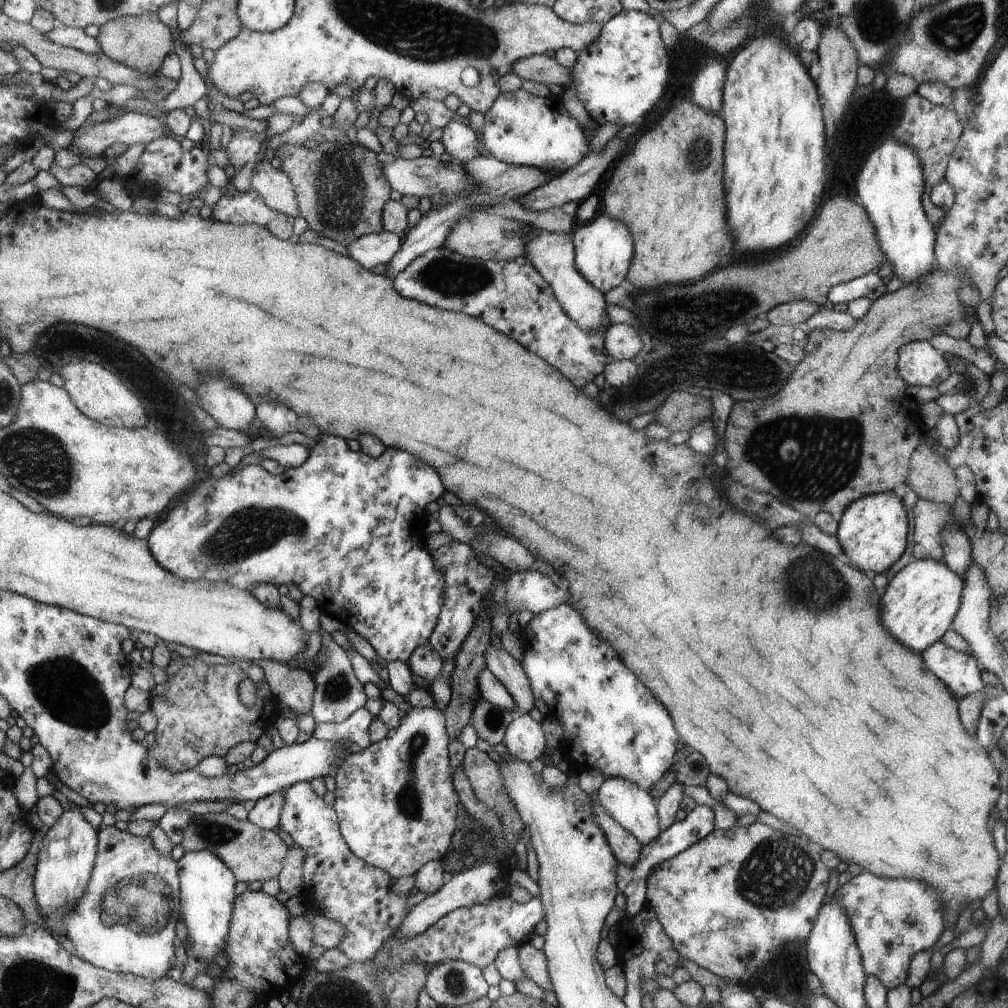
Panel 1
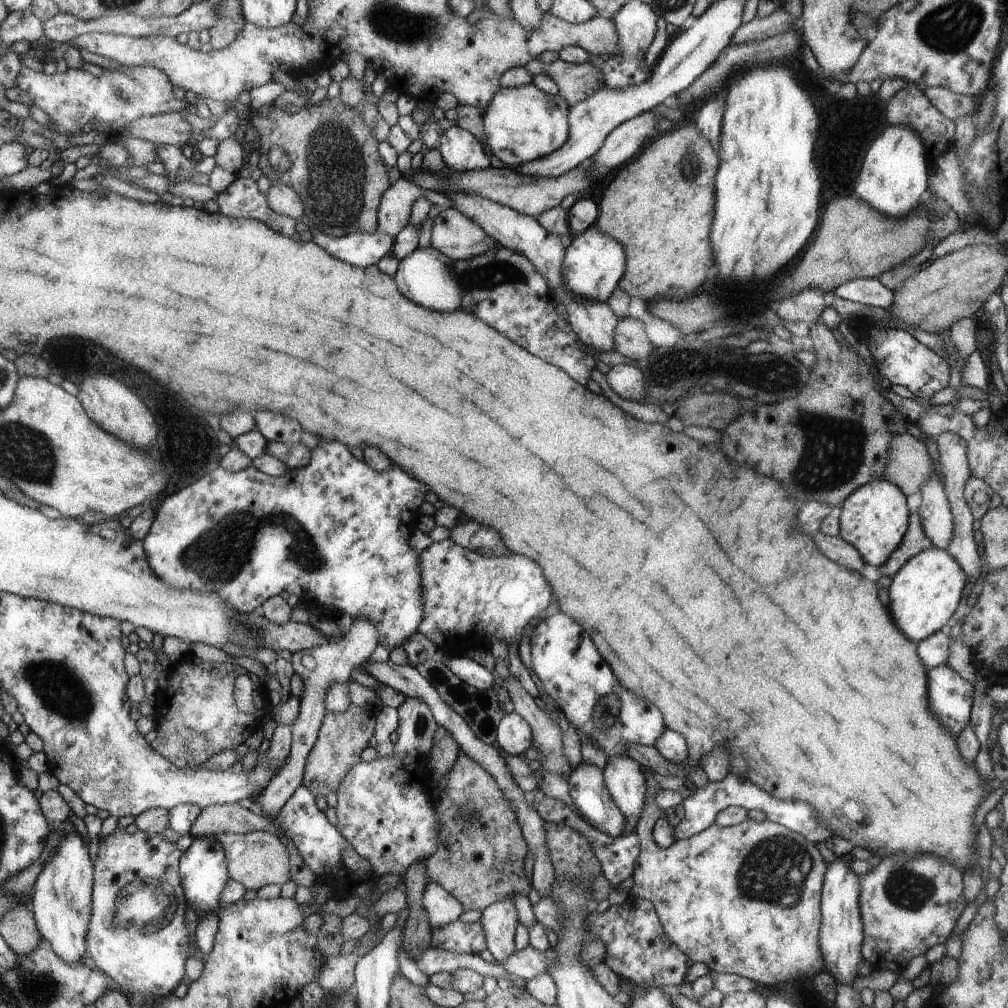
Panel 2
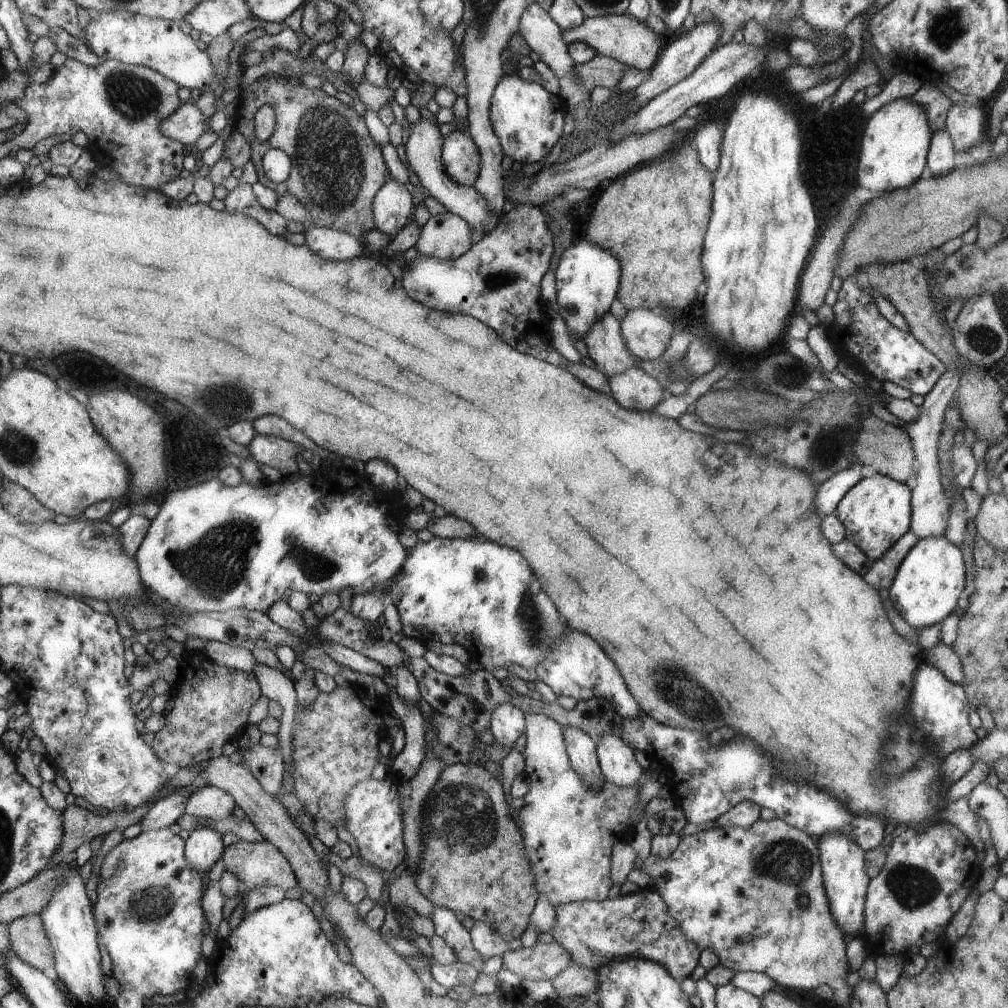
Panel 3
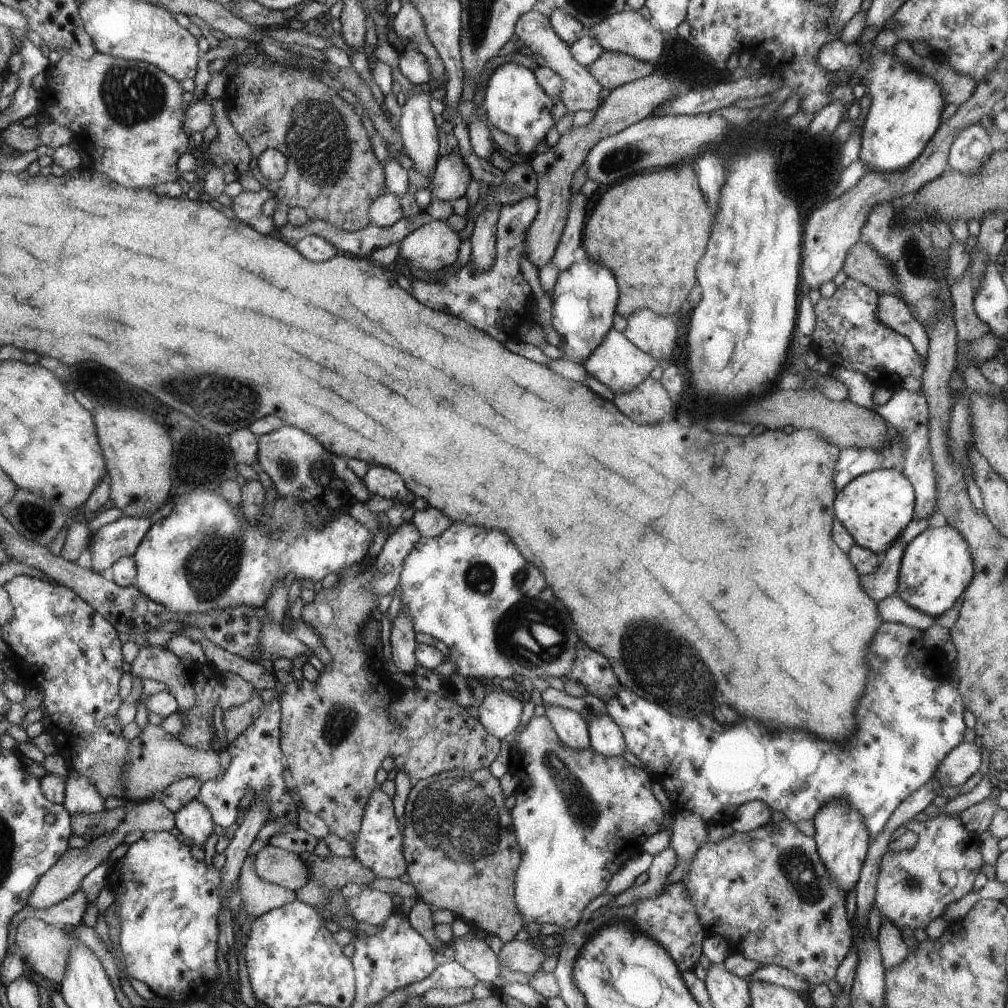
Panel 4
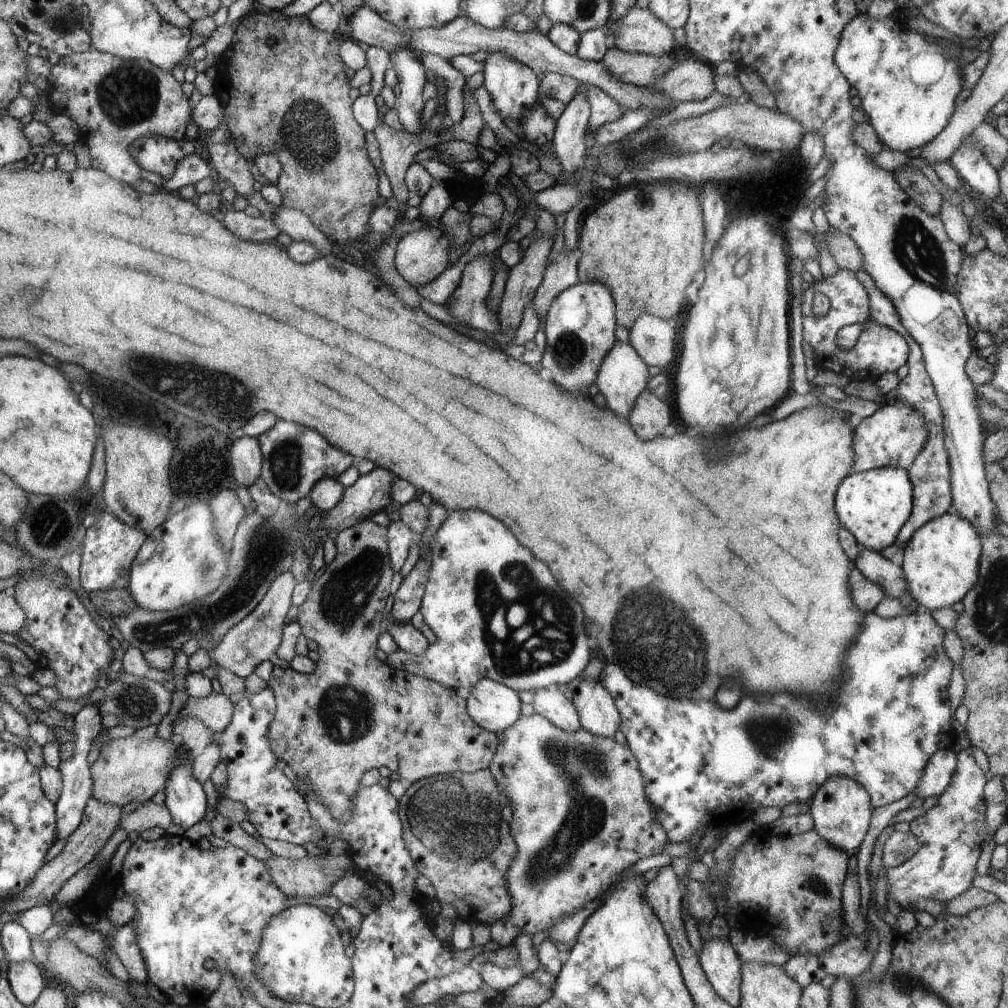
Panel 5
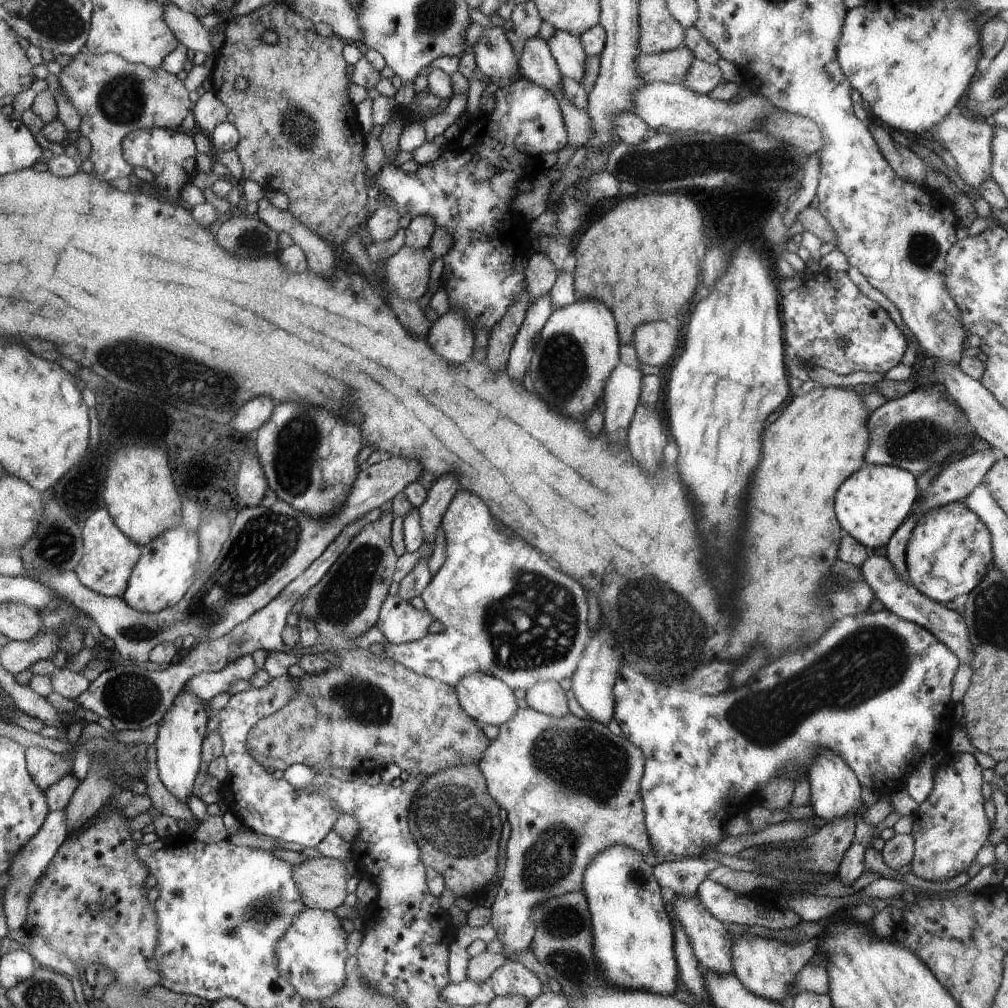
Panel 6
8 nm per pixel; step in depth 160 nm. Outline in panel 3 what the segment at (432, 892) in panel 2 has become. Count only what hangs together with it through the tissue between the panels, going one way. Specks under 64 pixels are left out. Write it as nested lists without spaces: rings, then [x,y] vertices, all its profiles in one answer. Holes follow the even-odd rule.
[[[435,906],[431,919],[435,924],[436,934],[452,948],[457,960],[482,970],[486,958],[474,949],[470,940],[470,931],[458,921],[454,912],[446,907]]]

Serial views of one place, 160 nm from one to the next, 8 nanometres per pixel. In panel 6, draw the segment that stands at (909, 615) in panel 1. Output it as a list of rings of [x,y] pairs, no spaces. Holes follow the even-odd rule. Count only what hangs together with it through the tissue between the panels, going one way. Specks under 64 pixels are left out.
[[[954,501],[941,507],[933,508],[919,516],[910,533],[905,550],[905,563],[909,582],[924,596],[936,602],[946,604],[956,596],[972,592],[981,578],[993,564],[991,534],[978,515],[967,508],[962,501]]]

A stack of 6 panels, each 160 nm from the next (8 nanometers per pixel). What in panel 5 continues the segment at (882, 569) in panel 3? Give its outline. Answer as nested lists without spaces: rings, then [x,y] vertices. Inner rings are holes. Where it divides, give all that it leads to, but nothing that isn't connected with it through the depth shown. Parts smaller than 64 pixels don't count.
[[[856,566],[849,574],[849,589],[852,602],[865,613],[871,613],[885,597],[883,588],[874,581],[867,579]]]

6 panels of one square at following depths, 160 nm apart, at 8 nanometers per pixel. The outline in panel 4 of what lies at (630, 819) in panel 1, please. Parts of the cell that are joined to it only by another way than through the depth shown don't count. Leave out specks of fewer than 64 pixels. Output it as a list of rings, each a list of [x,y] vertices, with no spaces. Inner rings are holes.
[[[606,712],[597,714],[587,722],[591,746],[608,758],[623,757],[628,748],[624,732]]]

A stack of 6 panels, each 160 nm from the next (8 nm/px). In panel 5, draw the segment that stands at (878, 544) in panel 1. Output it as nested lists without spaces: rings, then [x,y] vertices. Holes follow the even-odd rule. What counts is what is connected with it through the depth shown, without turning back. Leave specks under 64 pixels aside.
[[[898,467],[852,472],[835,492],[839,522],[854,535],[860,546],[879,553],[895,544],[898,531],[910,518],[913,502],[913,486],[908,471]]]

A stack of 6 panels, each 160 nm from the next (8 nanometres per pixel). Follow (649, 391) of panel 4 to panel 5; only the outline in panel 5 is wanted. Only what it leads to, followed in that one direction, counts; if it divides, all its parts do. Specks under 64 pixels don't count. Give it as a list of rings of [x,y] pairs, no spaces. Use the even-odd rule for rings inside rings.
[[[644,389],[637,396],[628,421],[636,434],[642,434],[642,438],[656,438],[662,435],[668,424],[672,424],[670,403]]]

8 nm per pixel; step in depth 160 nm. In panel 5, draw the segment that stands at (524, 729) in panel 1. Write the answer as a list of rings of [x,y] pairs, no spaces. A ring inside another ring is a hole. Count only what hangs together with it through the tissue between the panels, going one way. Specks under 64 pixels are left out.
[[[481,678],[471,688],[466,702],[473,721],[495,733],[503,732],[521,718],[518,692],[491,678]]]

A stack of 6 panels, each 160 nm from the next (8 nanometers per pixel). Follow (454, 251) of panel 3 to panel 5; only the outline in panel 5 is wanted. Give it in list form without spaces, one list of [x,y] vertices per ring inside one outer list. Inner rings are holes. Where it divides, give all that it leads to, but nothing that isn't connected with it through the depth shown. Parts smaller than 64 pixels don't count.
[[[422,227],[406,233],[397,244],[395,267],[413,287],[421,287],[441,276],[448,254],[440,246],[440,228]]]

